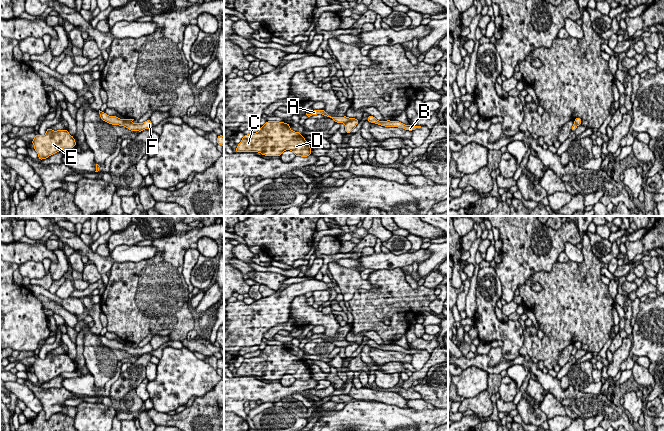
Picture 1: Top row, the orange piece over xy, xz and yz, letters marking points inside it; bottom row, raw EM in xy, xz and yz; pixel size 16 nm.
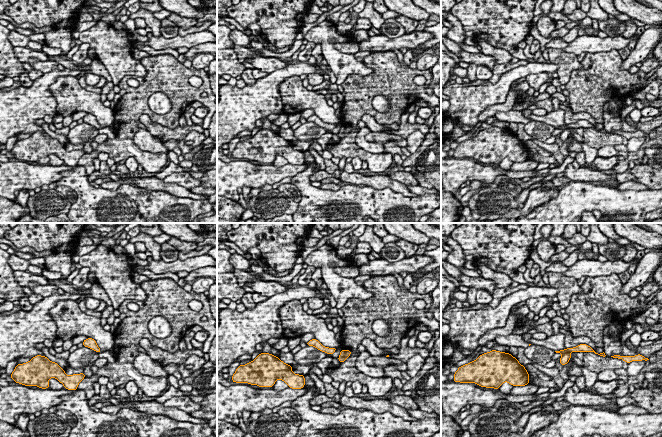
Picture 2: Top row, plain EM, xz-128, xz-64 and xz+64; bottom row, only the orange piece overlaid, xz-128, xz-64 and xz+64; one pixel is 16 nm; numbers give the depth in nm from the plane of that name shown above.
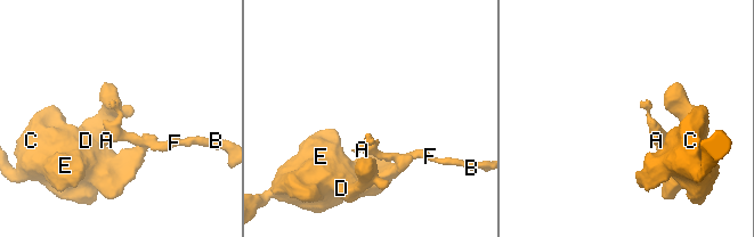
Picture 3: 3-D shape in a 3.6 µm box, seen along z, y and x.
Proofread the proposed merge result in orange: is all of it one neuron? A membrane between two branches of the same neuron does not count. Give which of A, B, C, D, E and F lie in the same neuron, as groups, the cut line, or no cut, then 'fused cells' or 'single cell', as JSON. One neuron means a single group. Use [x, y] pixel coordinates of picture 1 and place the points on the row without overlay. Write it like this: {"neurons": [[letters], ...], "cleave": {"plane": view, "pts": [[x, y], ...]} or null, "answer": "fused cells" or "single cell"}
{"neurons": [["A", "B", "F"], ["C", "D", "E"]], "cleave": {"plane": "xz", "pts": [[354, 342], [345, 348]]}, "answer": "fused cells"}

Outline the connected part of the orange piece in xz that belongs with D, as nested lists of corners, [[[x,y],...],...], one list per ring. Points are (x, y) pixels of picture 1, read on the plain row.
[[[267,345],[257,357],[246,358],[237,369],[236,376],[258,376],[265,380],[281,380],[286,374],[290,374],[295,380],[307,381],[311,379],[310,367],[299,356],[292,355],[288,347],[279,345]]]

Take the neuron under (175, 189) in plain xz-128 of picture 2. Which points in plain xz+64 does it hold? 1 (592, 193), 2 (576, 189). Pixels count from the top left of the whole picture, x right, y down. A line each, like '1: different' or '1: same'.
1: different
2: different

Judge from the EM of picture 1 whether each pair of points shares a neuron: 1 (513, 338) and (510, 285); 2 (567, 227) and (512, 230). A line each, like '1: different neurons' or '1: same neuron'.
1: different neurons
2: same neuron

